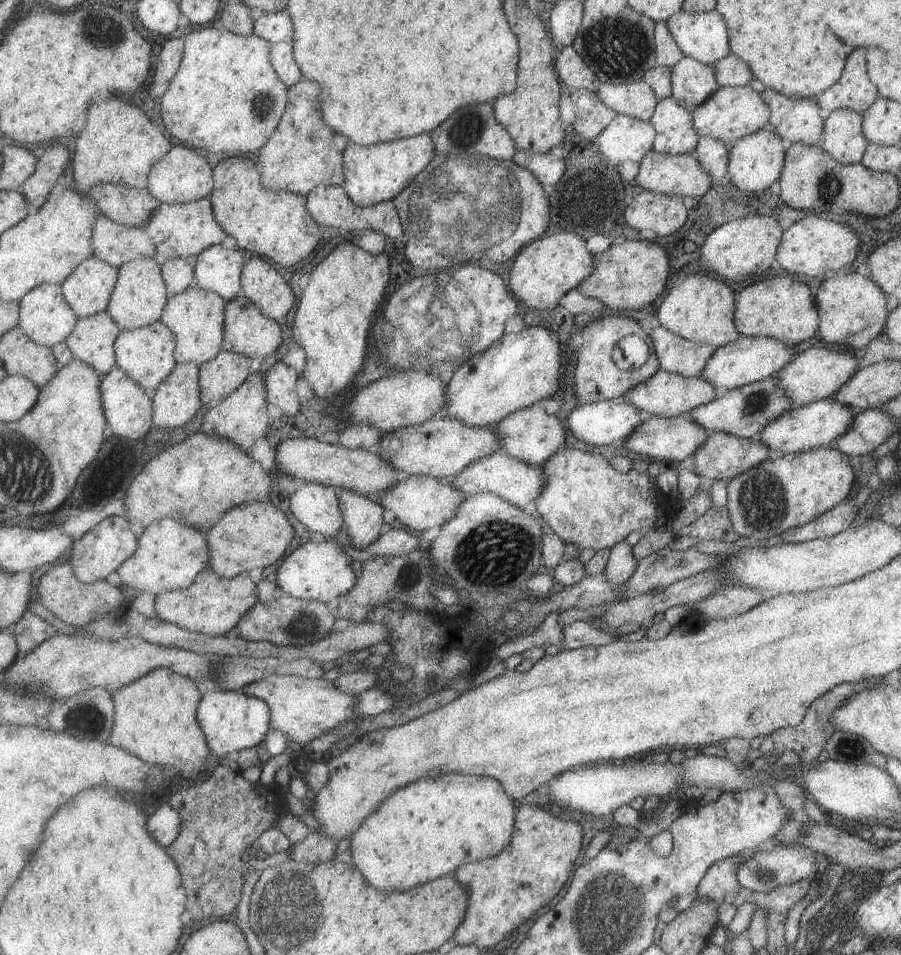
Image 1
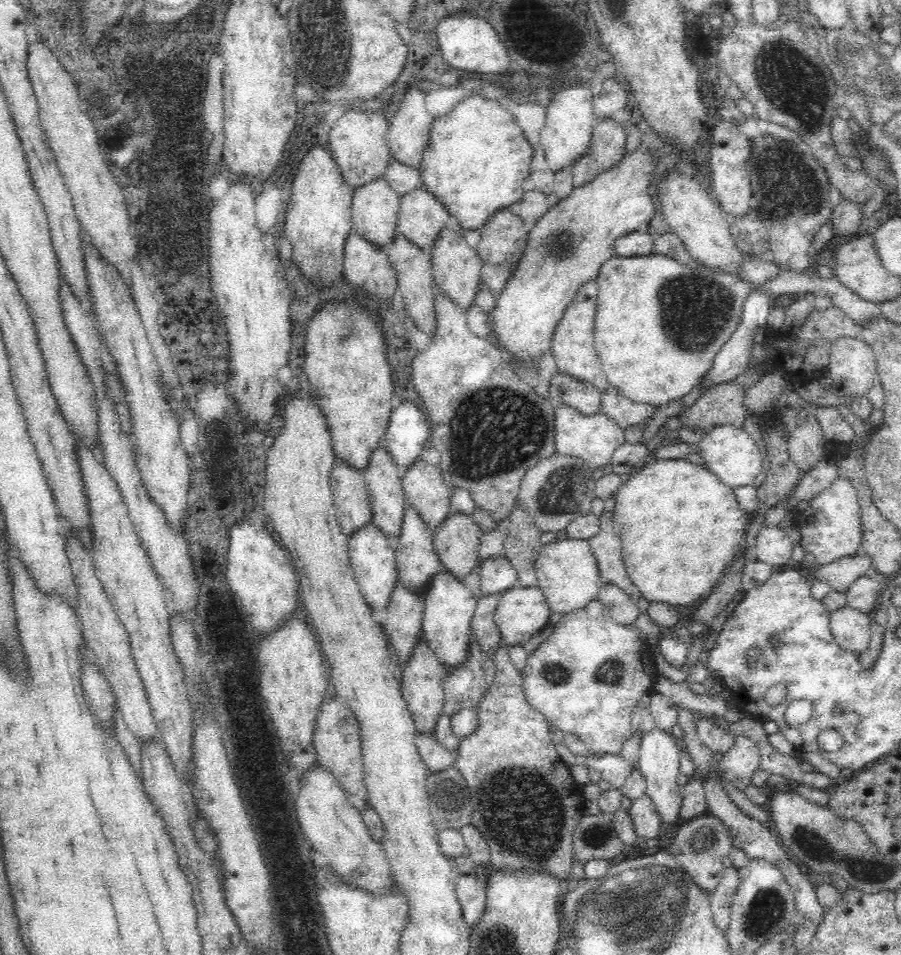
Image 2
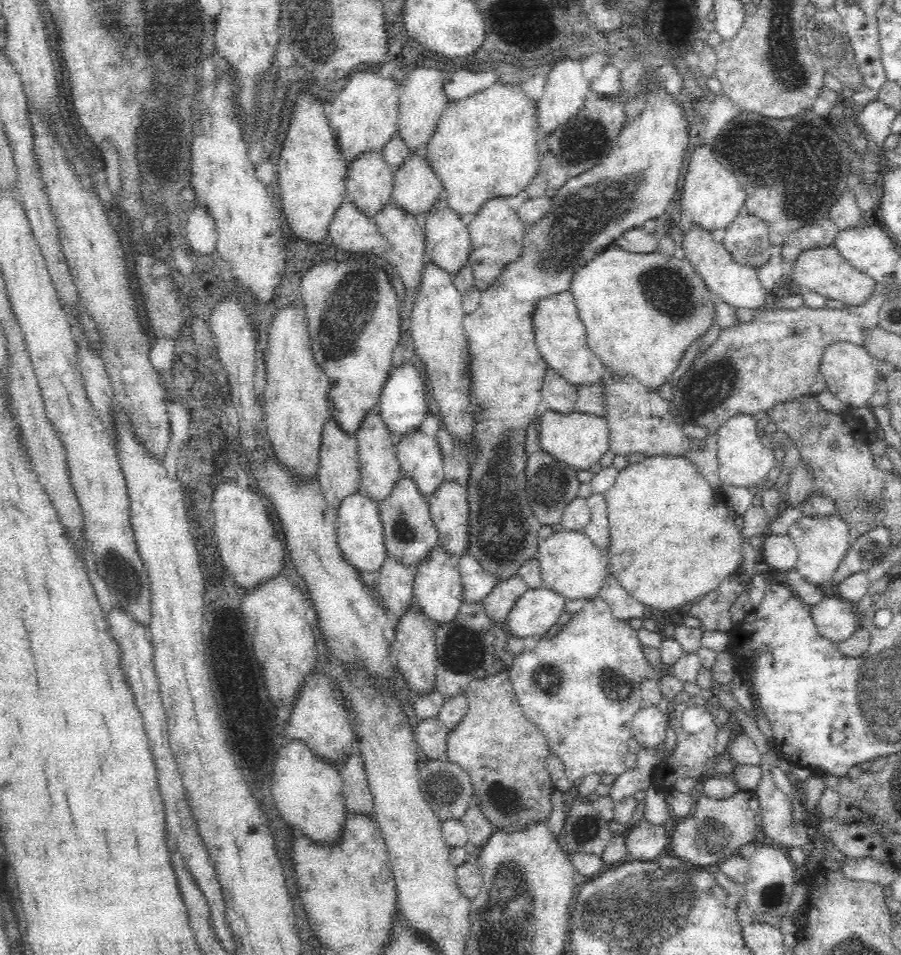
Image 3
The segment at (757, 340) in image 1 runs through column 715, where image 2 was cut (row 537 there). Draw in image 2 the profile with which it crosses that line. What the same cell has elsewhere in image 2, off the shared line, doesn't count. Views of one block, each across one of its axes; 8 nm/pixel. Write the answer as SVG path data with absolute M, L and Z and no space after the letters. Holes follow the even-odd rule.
M370 522L347 537L349 559L360 592L373 608L385 608L392 587L399 582L395 565L395 544L378 525Z

